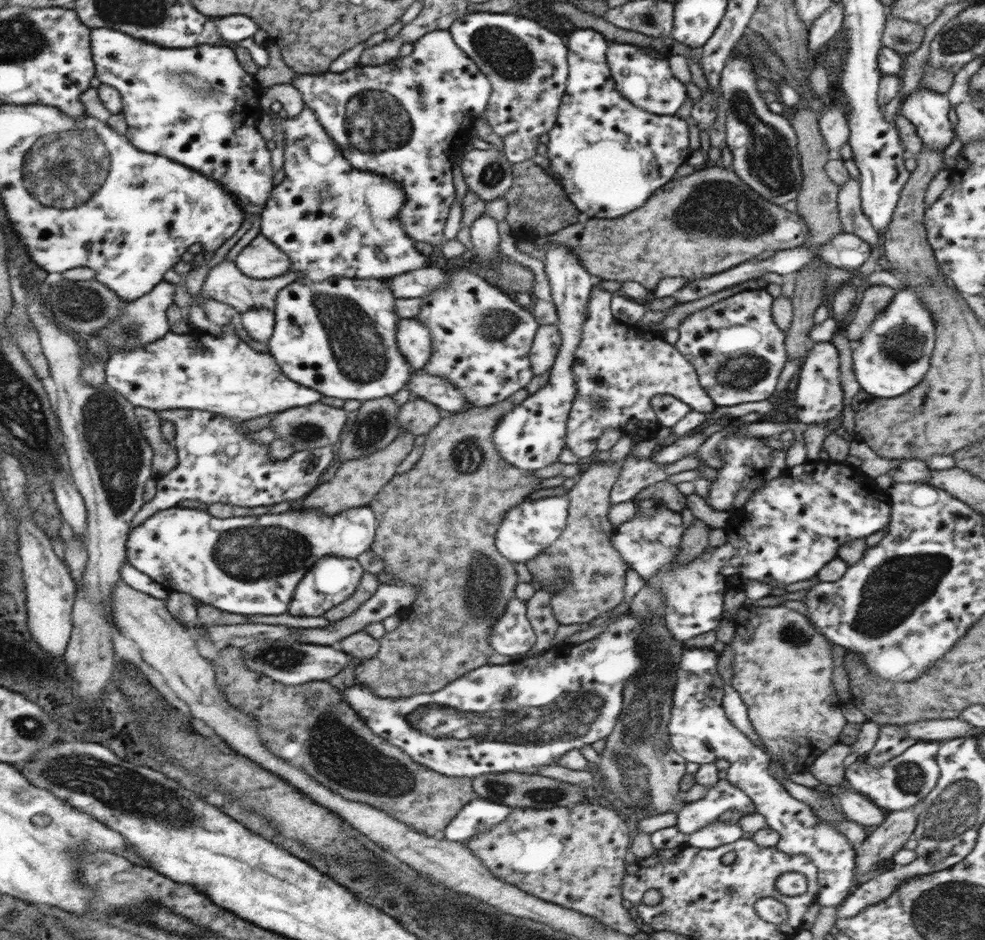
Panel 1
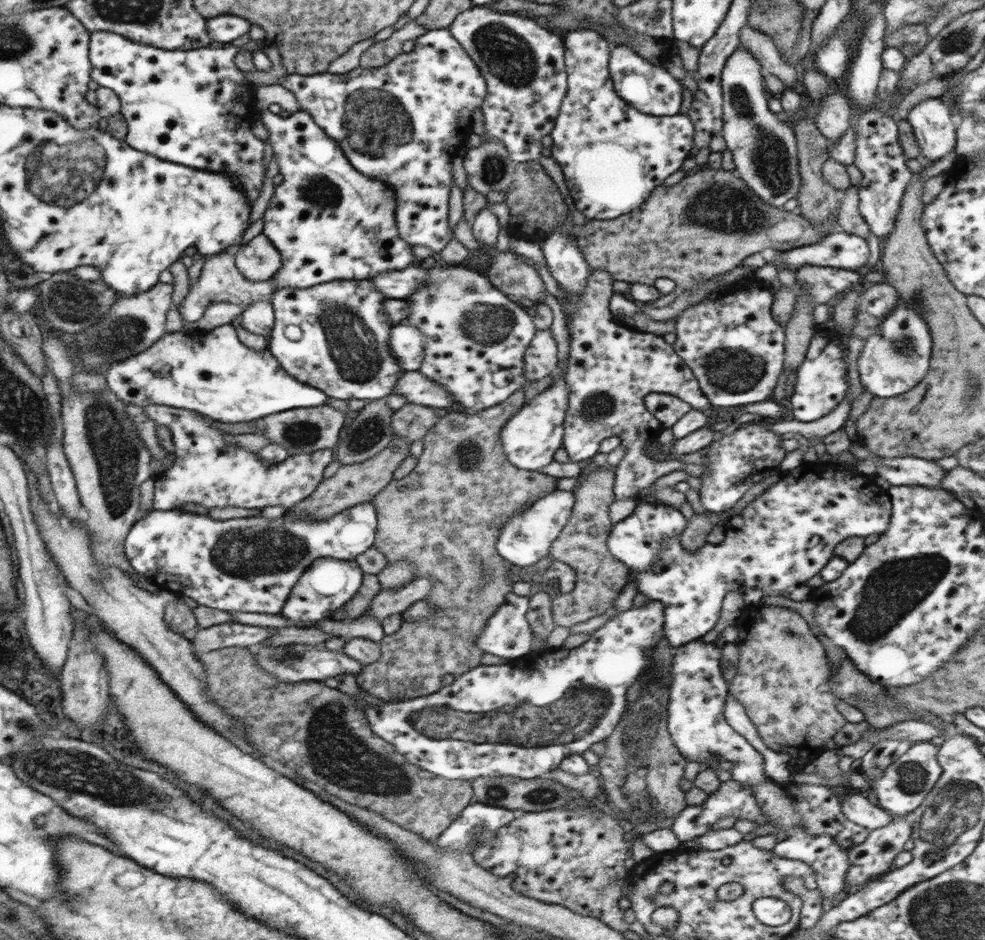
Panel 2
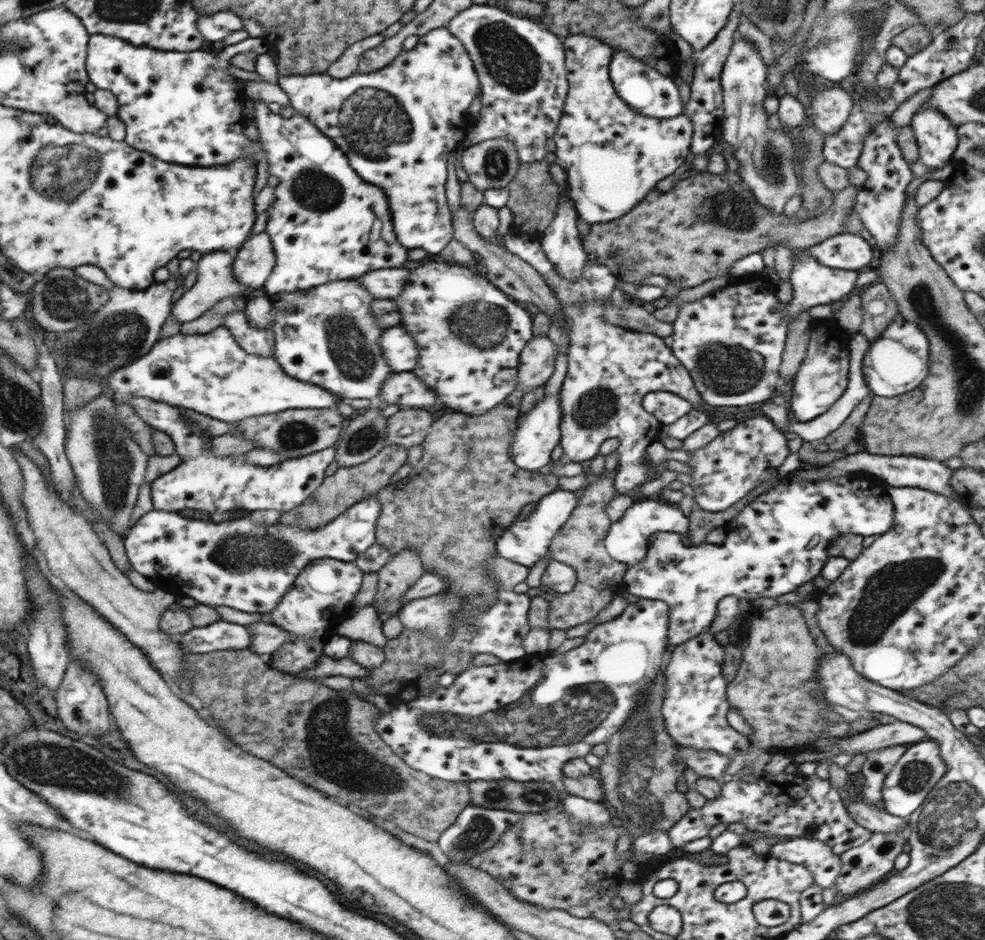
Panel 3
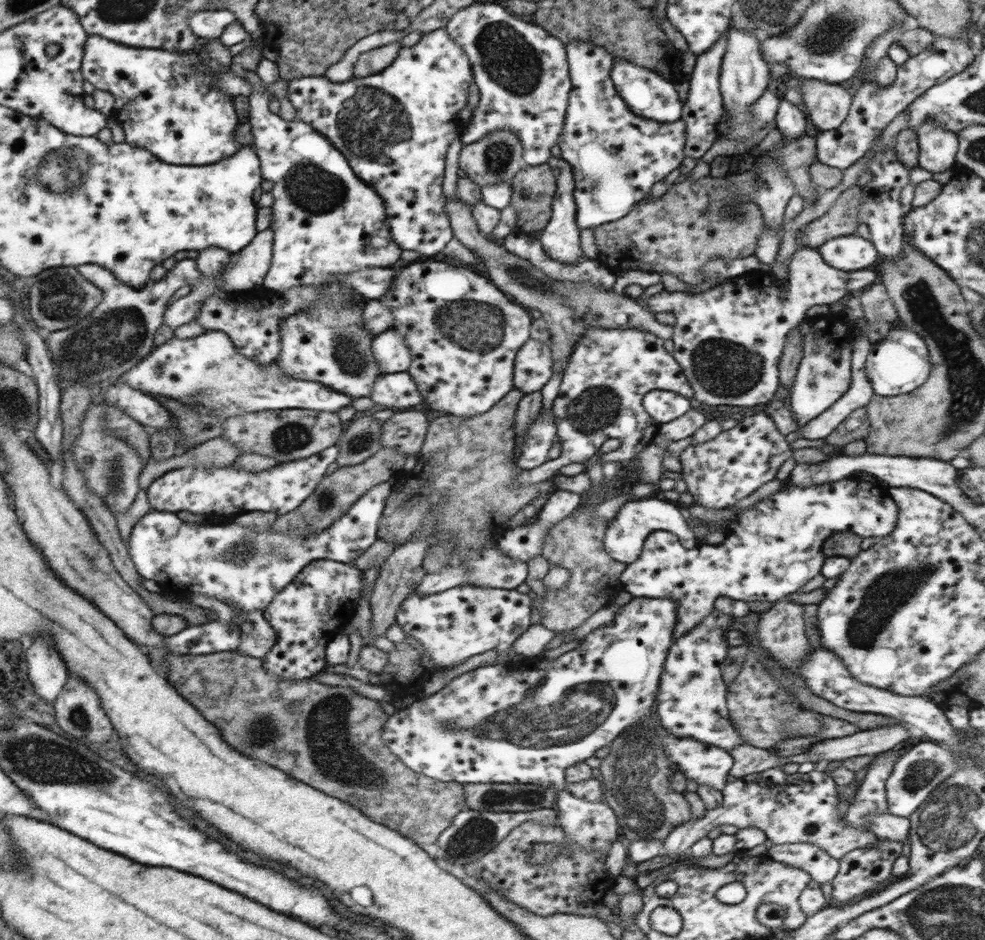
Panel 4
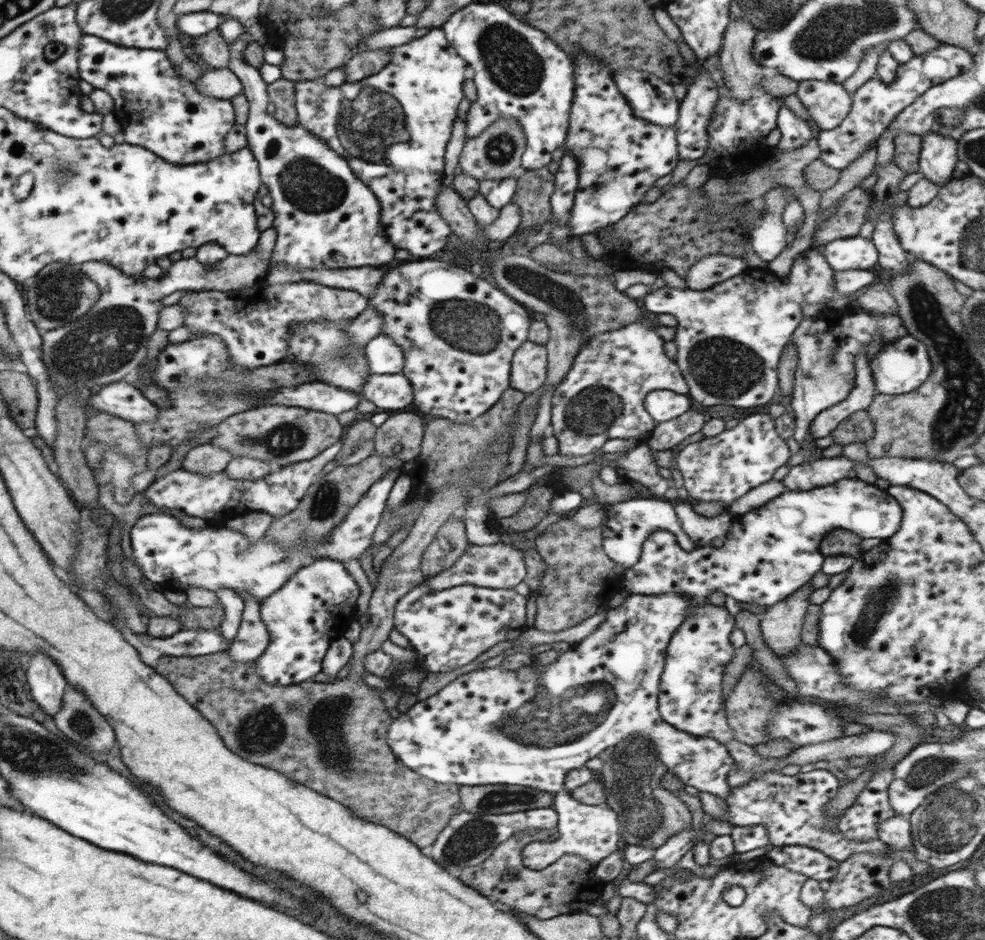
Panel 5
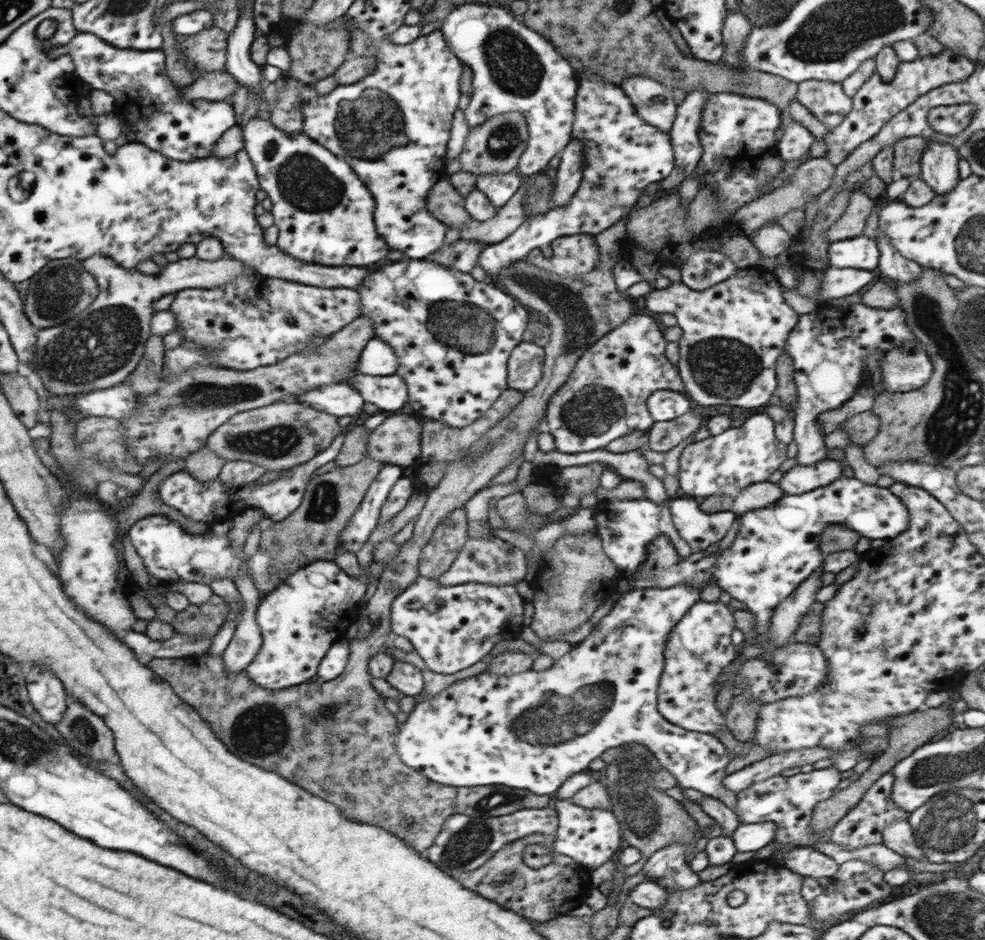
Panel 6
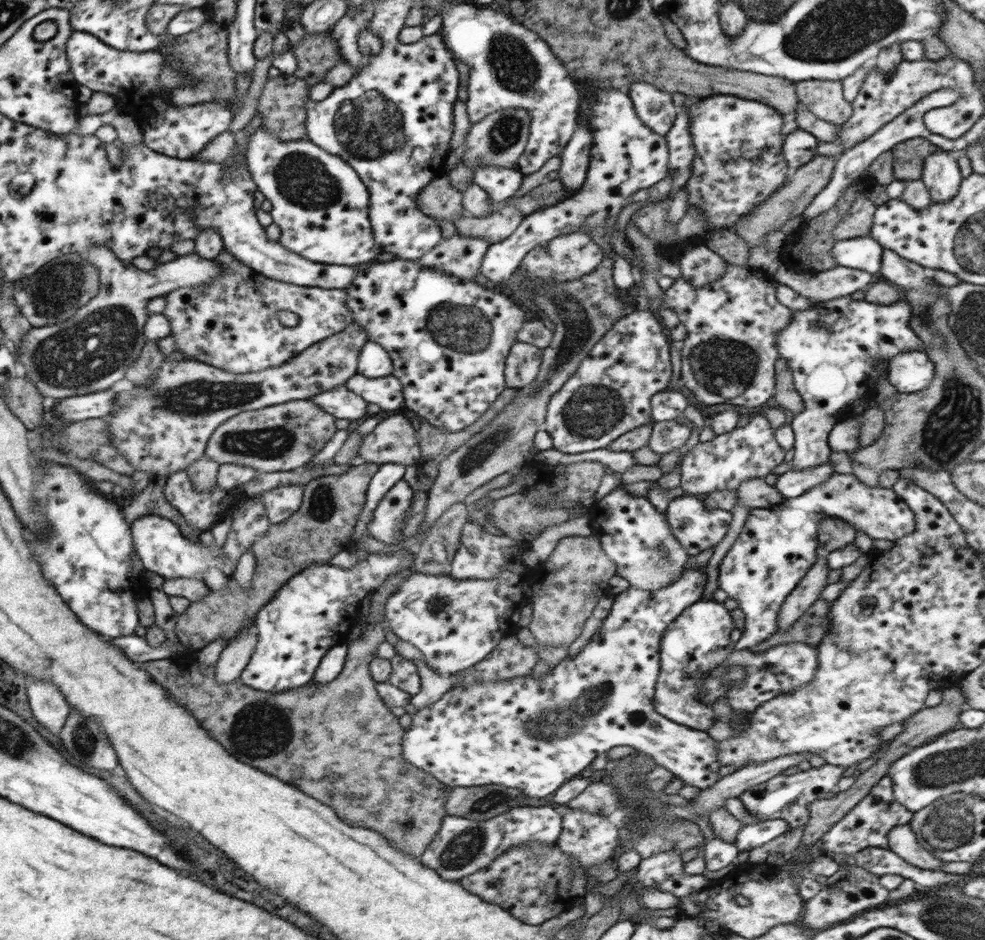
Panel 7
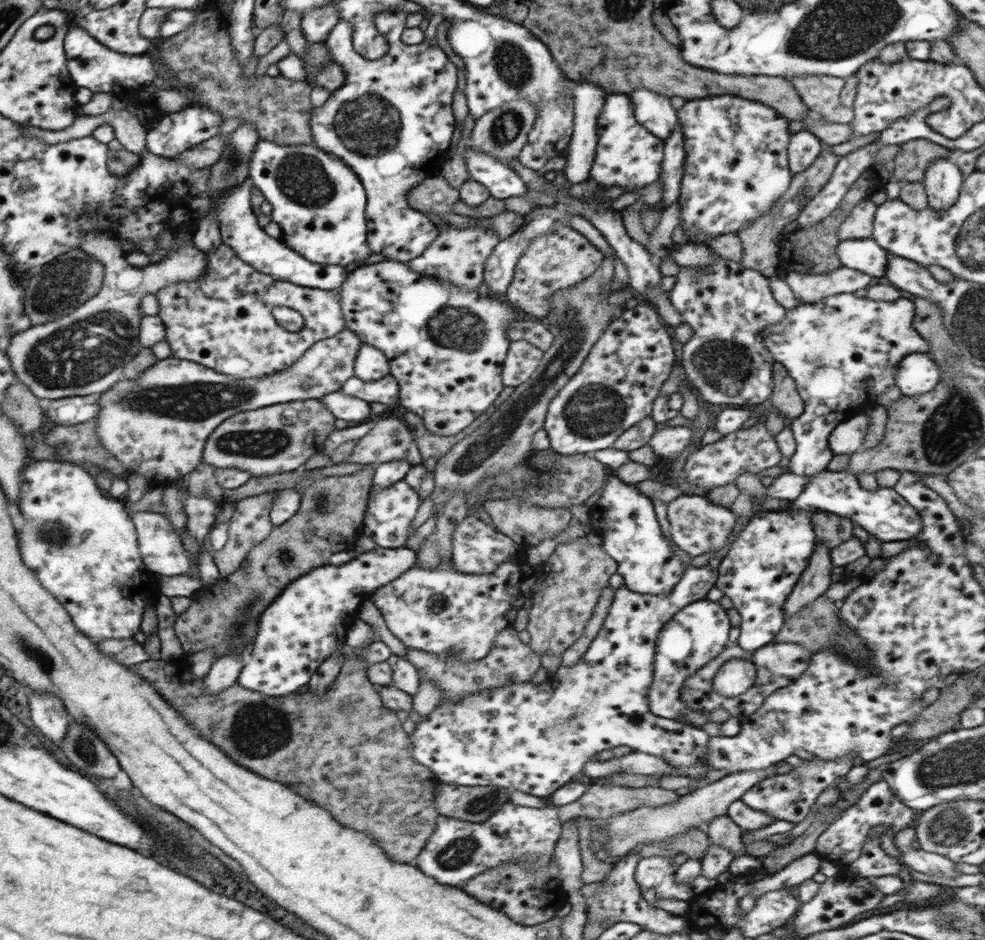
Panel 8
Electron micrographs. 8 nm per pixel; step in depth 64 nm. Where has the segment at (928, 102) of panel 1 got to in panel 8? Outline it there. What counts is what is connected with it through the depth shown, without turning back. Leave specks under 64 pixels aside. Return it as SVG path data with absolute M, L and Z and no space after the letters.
M940 157L929 165L922 181L928 208L940 212L956 203L965 180L959 168L959 164L952 164L946 157Z

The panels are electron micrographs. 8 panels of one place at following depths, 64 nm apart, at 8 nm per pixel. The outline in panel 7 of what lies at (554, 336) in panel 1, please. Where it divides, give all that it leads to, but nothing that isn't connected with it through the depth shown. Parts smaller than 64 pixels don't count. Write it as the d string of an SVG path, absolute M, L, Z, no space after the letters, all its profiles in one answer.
M517 340L505 360L506 386L518 389L532 384L540 370L542 355L543 349Z

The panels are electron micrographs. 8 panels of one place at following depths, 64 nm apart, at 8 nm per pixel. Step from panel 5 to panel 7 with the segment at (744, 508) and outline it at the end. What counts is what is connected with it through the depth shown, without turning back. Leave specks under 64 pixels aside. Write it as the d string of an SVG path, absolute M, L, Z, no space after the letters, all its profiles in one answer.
M750 478L742 480L737 488L738 506L746 508L770 508L782 503L784 496L776 490L774 485L768 485L764 479Z

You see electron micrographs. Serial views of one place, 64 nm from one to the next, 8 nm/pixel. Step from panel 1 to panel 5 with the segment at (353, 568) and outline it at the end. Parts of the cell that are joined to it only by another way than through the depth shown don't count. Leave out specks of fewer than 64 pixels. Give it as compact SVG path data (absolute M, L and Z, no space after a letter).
M315 559L298 569L298 572L280 590L276 590L258 606L260 619L264 621L270 633L269 648L255 661L255 668L260 678L267 683L285 688L313 680L316 674L321 672L321 665L330 642L342 637L347 626L356 619L358 596L360 596L360 588L356 580L340 561Z

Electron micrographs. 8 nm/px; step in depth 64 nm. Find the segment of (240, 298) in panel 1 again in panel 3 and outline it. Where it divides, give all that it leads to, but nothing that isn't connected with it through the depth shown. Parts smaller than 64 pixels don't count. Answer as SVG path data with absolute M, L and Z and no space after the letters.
M222 250L208 252L208 254L203 254L197 263L197 280L195 284L174 304L174 309L171 311L171 314L180 323L190 322L191 320L200 318L207 310L212 309L216 303L224 298L237 300L241 297L246 300L246 297L254 292L254 289L258 289L247 288L247 286L242 286L236 281L236 277L234 277L234 257L229 252Z

